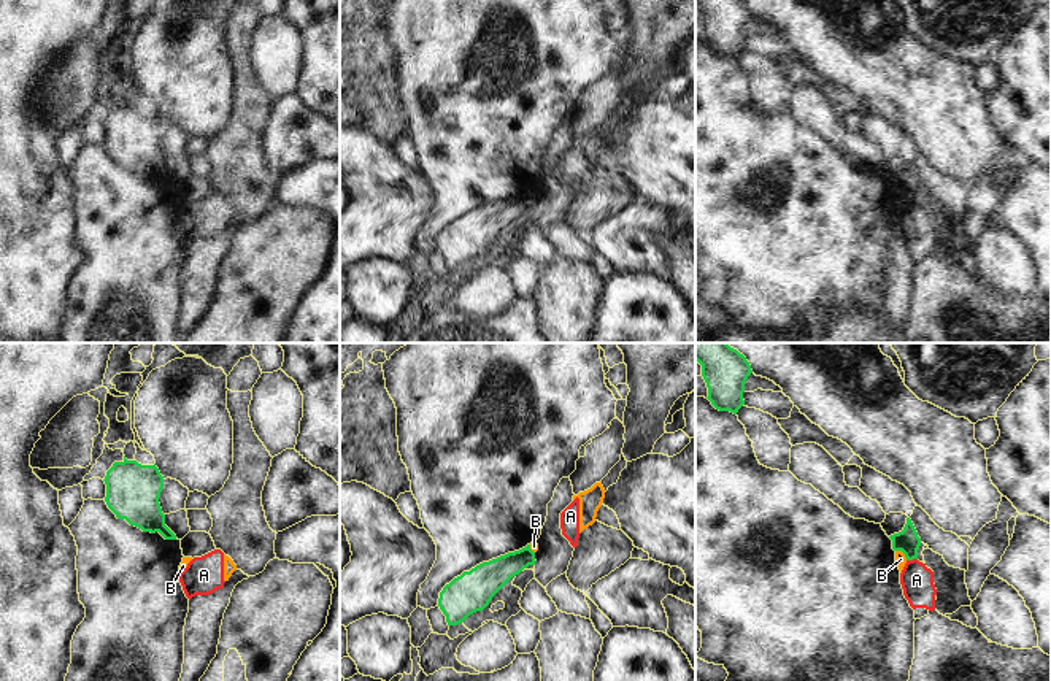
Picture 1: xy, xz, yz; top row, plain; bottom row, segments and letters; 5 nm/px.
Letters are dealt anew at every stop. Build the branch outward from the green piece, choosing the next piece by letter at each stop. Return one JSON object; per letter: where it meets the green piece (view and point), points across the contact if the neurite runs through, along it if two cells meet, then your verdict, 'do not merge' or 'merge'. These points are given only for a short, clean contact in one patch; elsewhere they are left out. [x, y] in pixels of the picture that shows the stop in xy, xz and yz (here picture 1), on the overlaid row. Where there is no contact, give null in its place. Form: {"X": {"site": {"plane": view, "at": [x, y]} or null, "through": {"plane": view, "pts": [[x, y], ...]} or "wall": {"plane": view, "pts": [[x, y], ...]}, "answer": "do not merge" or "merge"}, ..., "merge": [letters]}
{"A": {"site": {"plane": "yz", "at": [912, 559]}, "wall": {"plane": "yz", "pts": [[916, 557], [907, 561]]}, "answer": "do not merge"}, "B": {"site": {"plane": "yz", "at": [902, 551]}, "wall": {"plane": "yz", "pts": [[896, 550], [907, 559]]}, "answer": "do not merge"}, "merge": []}

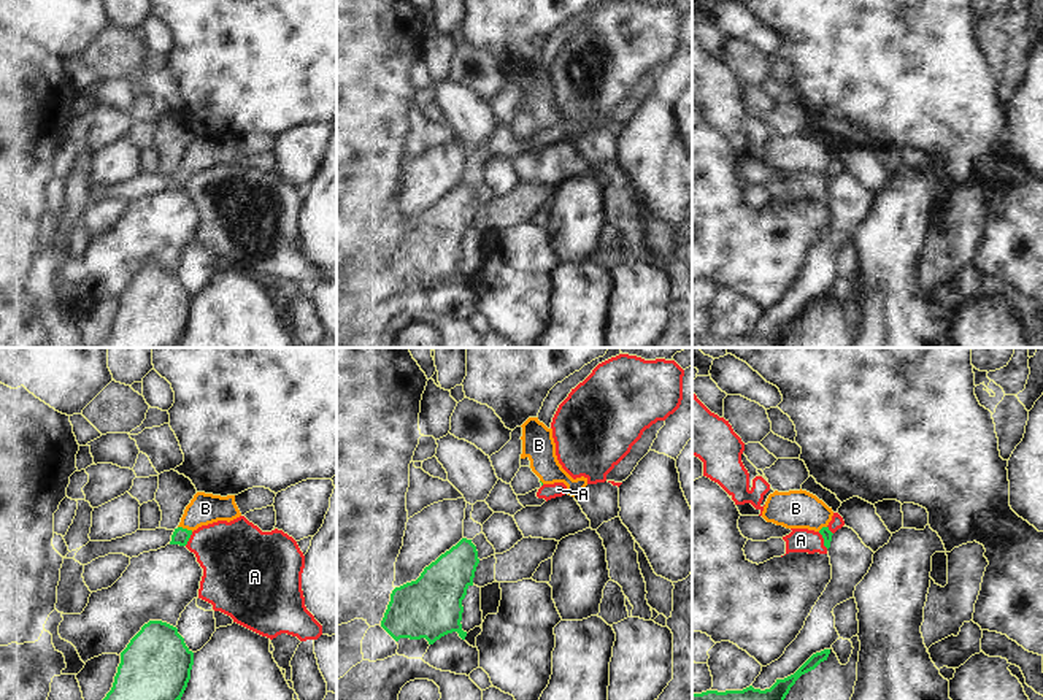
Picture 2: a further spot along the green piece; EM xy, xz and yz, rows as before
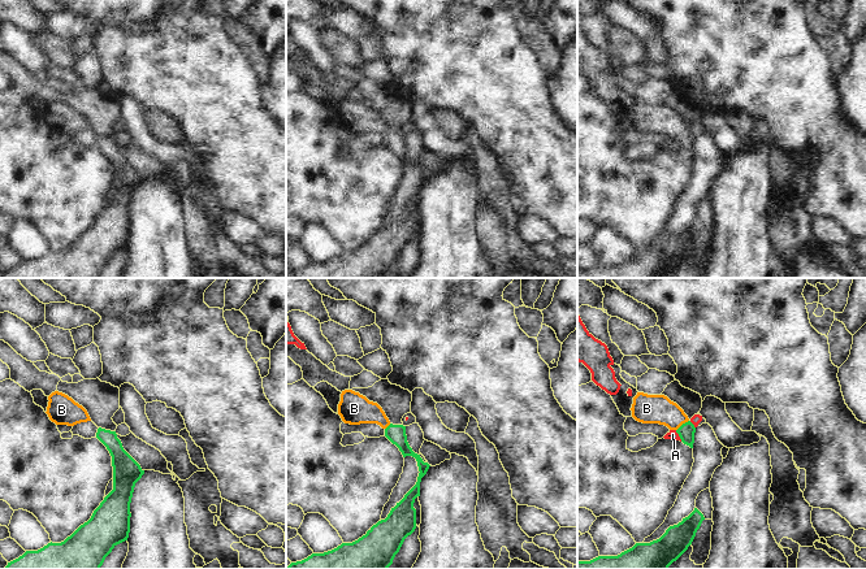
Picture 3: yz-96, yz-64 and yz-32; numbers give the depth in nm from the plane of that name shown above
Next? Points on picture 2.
{"A": {"site": {"plane": "yz", "at": [824, 540]}, "answer": "do not merge"}, "B": {"site": {"plane": "xy", "at": [186, 529]}, "through": {"plane": "xy", "pts": [[181, 535], [186, 529], [205, 508]]}, "answer": "merge"}, "merge": ["B"]}

